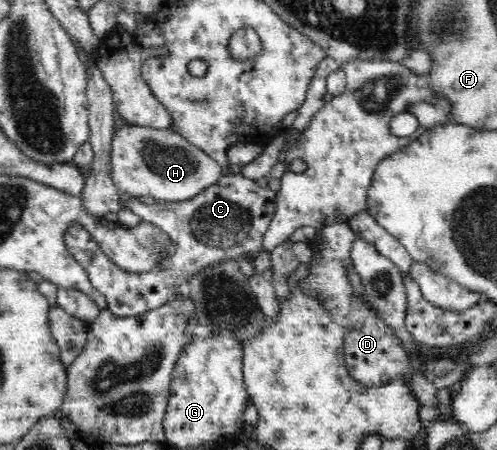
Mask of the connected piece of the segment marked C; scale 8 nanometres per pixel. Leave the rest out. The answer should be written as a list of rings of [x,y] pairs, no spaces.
[[[237,171],[223,173],[211,187],[201,190],[187,201],[159,201],[153,205],[141,203],[136,197],[123,198],[123,209],[133,212],[141,220],[160,227],[169,235],[177,251],[161,273],[129,273],[117,267],[102,252],[99,244],[81,224],[72,223],[65,231],[65,246],[88,274],[95,290],[106,297],[106,308],[115,317],[133,317],[165,305],[172,296],[186,290],[187,283],[199,274],[203,267],[217,265],[225,259],[255,257],[262,249],[262,241],[275,215],[276,192],[259,187]]]

